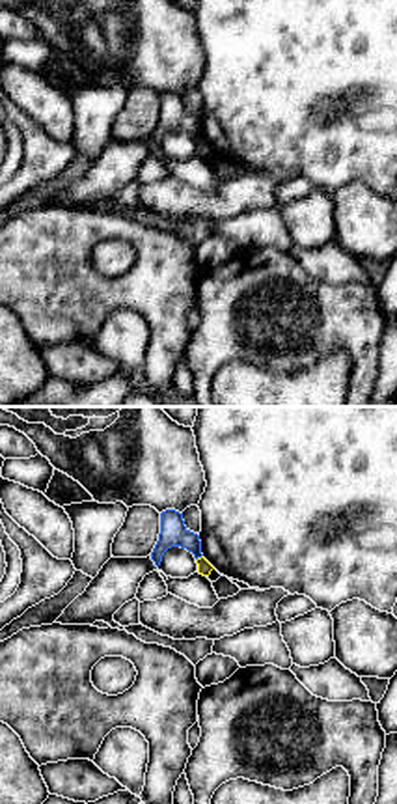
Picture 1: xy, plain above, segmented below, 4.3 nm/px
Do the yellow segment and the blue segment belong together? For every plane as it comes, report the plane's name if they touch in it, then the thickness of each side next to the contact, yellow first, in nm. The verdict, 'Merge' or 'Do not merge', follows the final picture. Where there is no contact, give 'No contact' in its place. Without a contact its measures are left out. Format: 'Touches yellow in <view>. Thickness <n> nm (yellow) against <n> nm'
Touches yellow in xy. Thickness 60 nm (yellow) against 120 nm

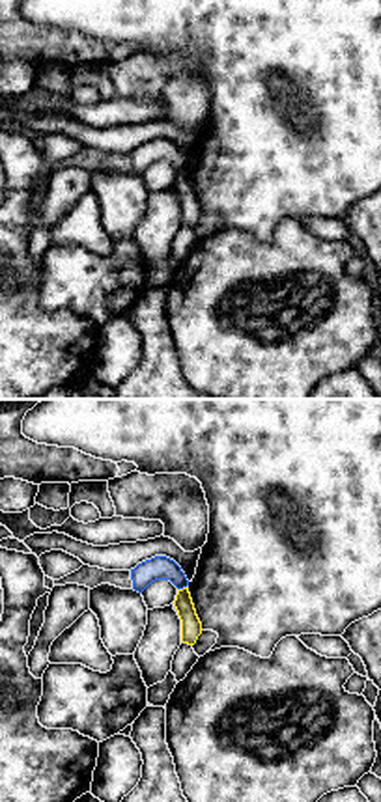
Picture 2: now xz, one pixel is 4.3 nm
Touches yellow in xz. Thickness 90 nm (yellow) against 110 nm

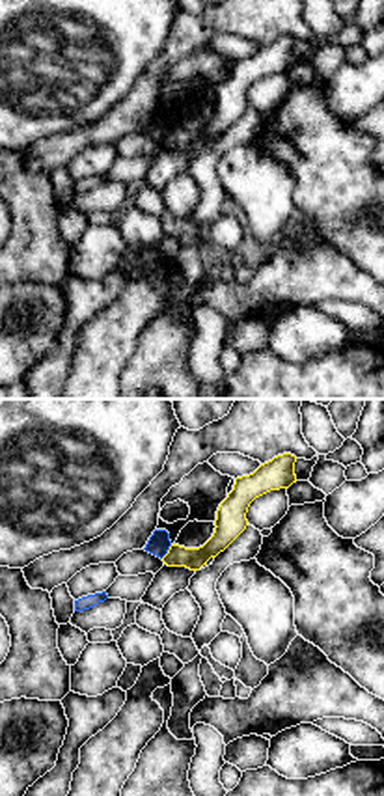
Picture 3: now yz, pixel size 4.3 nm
Touches yellow in yz. Thickness 100 nm (yellow) against 100 nm

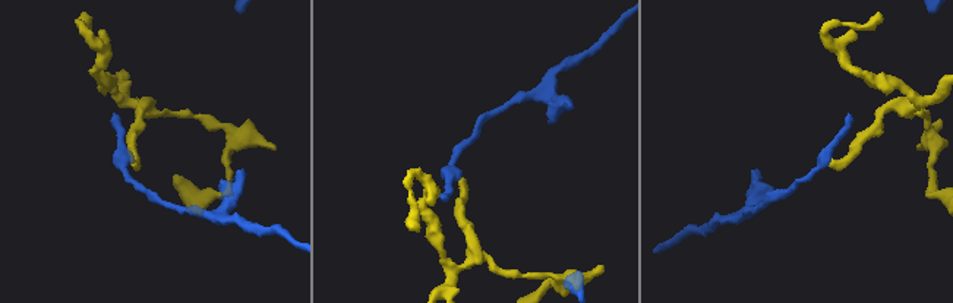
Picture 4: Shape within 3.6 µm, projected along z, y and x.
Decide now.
Do not merge

